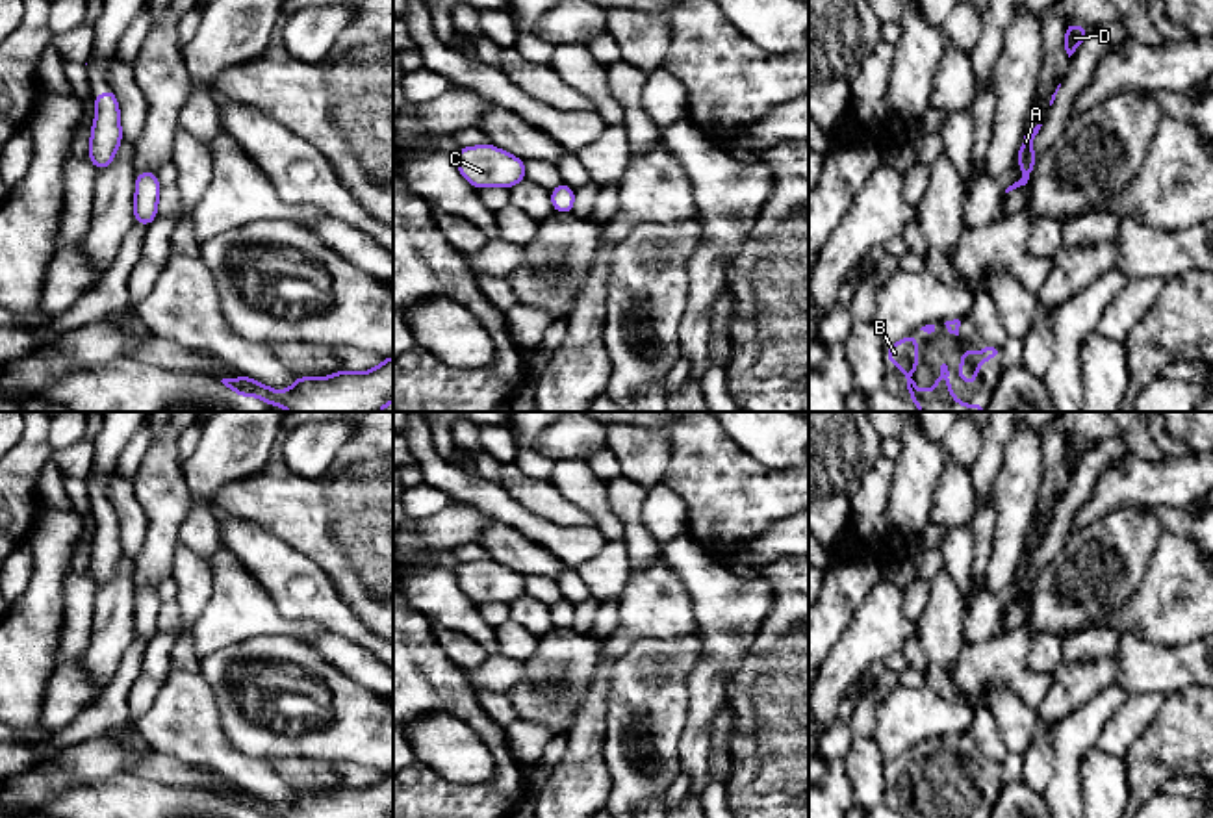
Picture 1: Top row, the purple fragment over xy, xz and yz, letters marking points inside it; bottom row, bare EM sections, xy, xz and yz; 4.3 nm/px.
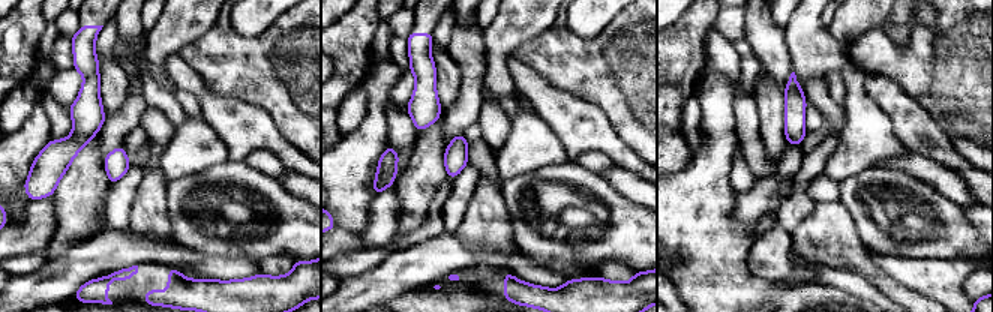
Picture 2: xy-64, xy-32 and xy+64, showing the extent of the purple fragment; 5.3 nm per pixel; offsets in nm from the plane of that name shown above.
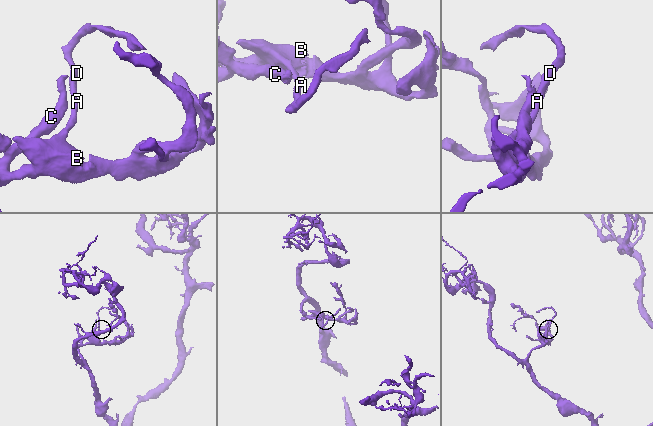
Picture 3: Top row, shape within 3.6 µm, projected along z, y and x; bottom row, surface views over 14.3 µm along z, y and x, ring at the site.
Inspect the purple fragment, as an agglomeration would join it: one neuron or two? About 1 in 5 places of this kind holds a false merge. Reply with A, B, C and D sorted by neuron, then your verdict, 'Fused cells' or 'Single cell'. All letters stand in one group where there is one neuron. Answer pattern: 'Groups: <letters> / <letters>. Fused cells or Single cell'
Groups: A B C D. Single cell

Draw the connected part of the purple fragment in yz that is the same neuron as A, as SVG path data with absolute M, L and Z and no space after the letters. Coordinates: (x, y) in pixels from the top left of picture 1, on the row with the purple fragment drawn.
M1037 124L1029 134L1024 135L1022 143L1020 143L1020 152L1018 152L1018 158L1016 158L1016 163L1022 167L1022 178L1018 182L1015 182L1013 185L1009 185L1005 189L1005 193L1020 187L1020 185L1026 185L1029 176L1031 176L1031 171L1033 171L1033 165L1037 161L1037 154L1031 150L1031 143L1035 139L1035 135L1039 134L1042 124Z

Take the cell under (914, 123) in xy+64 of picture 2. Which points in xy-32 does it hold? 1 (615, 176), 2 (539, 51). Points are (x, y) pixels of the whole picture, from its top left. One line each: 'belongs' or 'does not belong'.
1: does not belong
2: does not belong

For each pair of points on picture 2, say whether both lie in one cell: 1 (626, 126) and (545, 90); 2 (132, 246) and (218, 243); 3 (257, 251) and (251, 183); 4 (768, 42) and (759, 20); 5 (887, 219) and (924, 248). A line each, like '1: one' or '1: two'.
1: two
2: two
3: one
4: one
5: one

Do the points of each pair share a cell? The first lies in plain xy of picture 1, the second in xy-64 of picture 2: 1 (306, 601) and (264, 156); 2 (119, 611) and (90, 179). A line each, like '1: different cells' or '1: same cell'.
1: different cells
2: same cell

